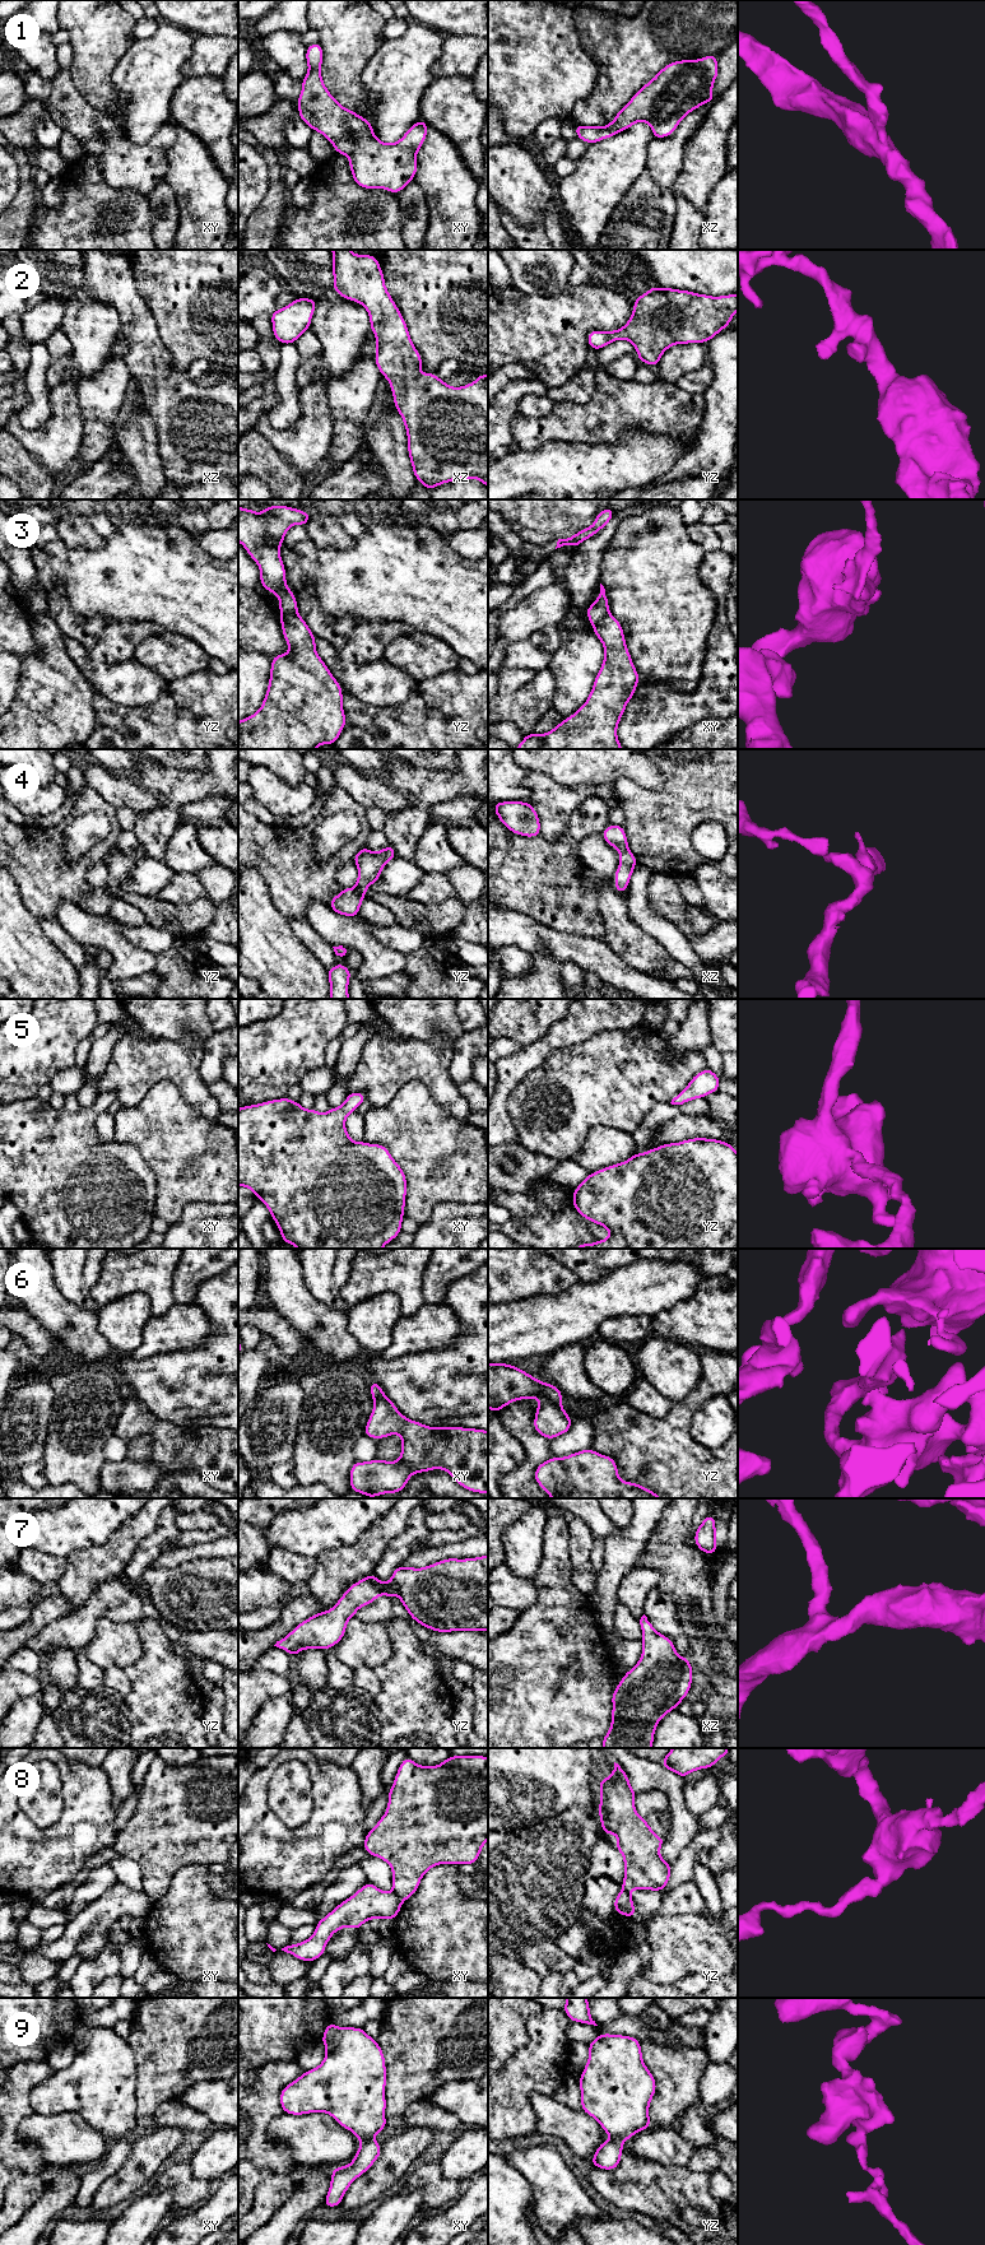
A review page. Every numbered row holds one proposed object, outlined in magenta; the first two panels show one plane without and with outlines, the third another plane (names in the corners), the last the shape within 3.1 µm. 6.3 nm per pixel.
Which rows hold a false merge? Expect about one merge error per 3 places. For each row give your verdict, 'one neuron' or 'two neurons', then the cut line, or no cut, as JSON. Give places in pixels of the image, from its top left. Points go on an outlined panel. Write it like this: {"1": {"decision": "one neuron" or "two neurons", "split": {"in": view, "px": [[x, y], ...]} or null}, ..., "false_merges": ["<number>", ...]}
{"1": {"decision": "one neuron", "split": null}, "2": {"decision": "one neuron", "split": null}, "3": {"decision": "two neurons", "split": {"in": "yz", "px": [[297, 613], [282, 616]]}}, "4": {"decision": "one neuron", "split": null}, "5": {"decision": "one neuron", "split": null}, "6": {"decision": "one neuron", "split": null}, "7": {"decision": "one neuron", "split": null}, "8": {"decision": "two neurons", "split": {"in": "xy", "px": [[393, 1891], [403, 1900]]}}, "9": {"decision": "two neurons", "split": {"in": "xy", "px": [[372, 2137], [362, 2141]]}}, "false_merges": ["3", "8", "9"]}

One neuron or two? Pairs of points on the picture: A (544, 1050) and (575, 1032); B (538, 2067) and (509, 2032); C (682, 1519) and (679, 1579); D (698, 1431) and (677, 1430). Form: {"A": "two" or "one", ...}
{"A": "one", "B": "two", "C": "one", "D": "two"}

